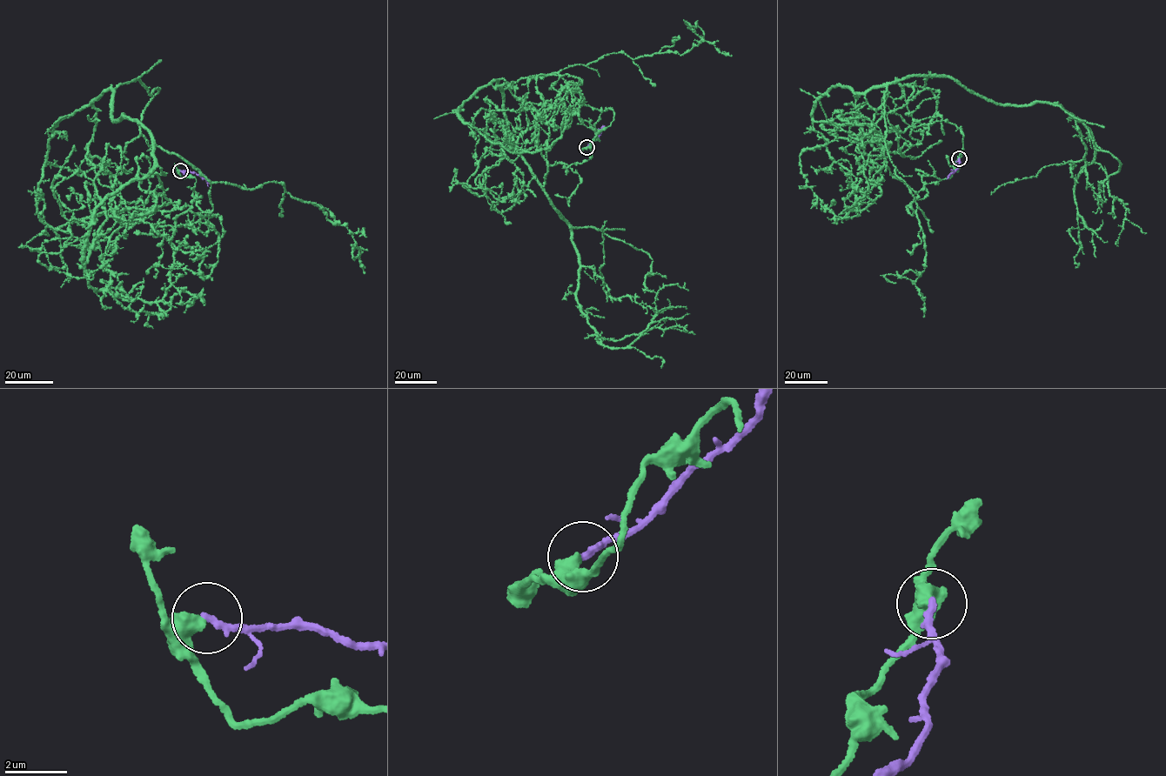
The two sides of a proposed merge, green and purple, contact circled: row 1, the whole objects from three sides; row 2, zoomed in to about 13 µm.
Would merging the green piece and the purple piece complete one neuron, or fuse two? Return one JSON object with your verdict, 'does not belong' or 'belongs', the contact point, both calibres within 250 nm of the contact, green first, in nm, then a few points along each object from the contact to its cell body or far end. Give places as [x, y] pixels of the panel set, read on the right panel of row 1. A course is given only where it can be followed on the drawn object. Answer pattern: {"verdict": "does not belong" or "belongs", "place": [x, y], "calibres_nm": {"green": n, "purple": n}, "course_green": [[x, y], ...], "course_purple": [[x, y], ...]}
{"verdict": "does not belong", "place": [959, 158], "calibres_nm": {"green": 500, "purple": 240}, "course_green": [[959, 158], [917, 192], [886, 86], [838, 83], [813, 125], [854, 210], [880, 184], [858, 211], [857, 174]], "course_purple": [[959, 158], [958, 168], [947, 179]]}

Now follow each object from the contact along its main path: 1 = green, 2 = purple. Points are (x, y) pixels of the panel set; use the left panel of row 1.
1: (180, 170), (215, 215), (155, 145), (88, 285), (164, 299), (218, 233), (189, 210), (177, 249)
2: (180, 170), (196, 173), (205, 179), (208, 186)

